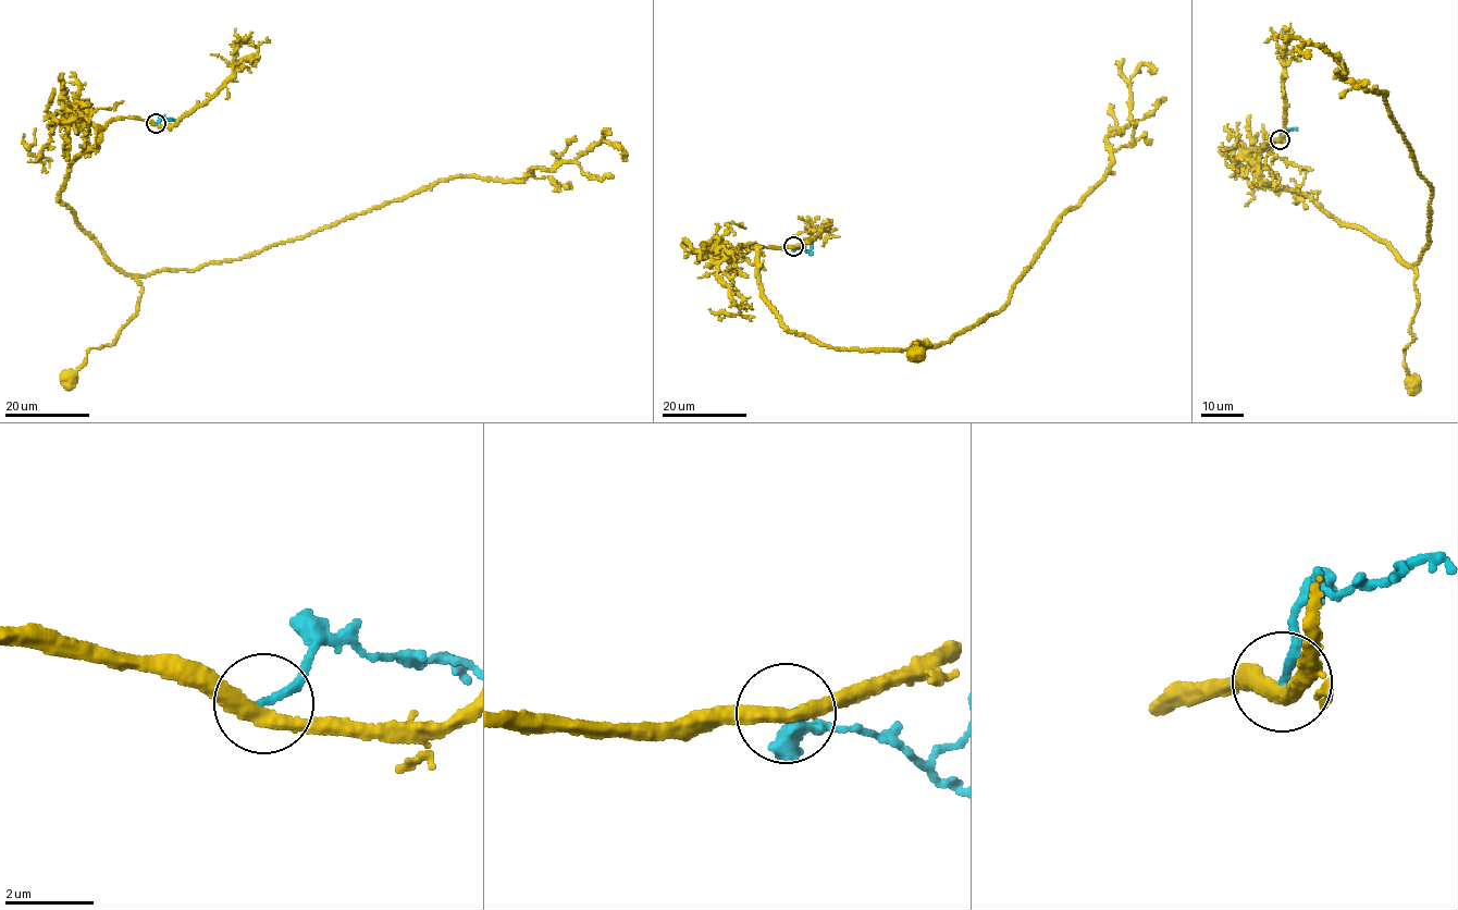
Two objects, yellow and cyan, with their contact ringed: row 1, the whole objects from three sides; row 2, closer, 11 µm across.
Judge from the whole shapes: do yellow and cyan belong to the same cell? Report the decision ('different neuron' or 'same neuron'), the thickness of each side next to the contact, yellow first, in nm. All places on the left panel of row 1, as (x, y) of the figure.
different neuron | 320/170 nm

